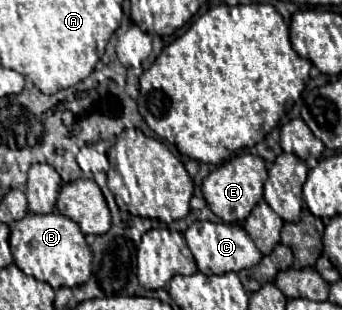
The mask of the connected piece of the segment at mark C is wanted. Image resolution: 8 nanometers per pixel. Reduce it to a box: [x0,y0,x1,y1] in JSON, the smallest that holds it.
[185,221,263,275]

